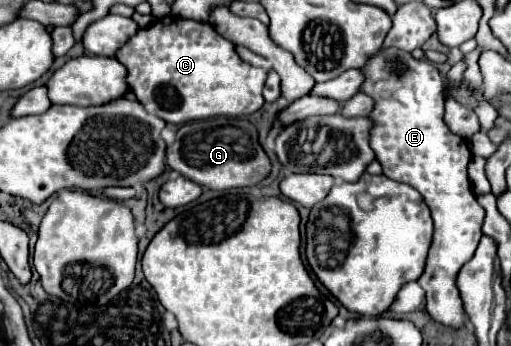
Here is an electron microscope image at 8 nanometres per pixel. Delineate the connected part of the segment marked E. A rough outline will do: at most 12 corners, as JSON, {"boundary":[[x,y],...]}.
{"boundary":[[399,48],[365,62],[369,144],[435,222],[417,280],[459,328],[455,278],[483,236],[445,84]]}

